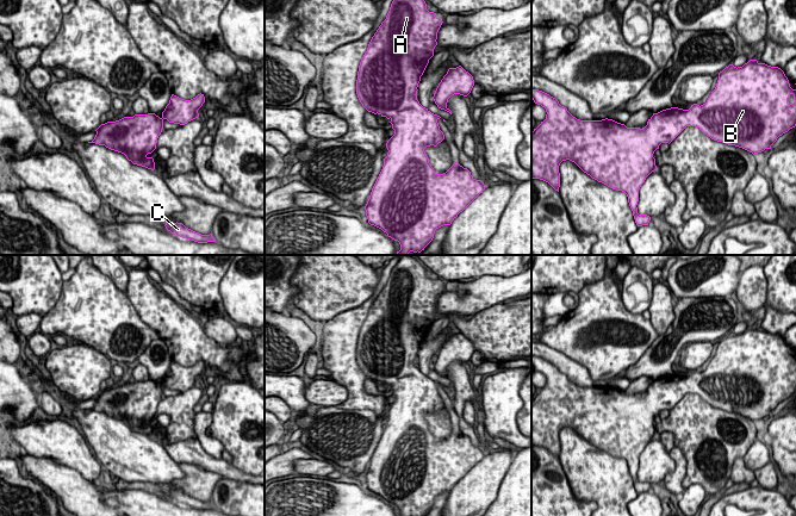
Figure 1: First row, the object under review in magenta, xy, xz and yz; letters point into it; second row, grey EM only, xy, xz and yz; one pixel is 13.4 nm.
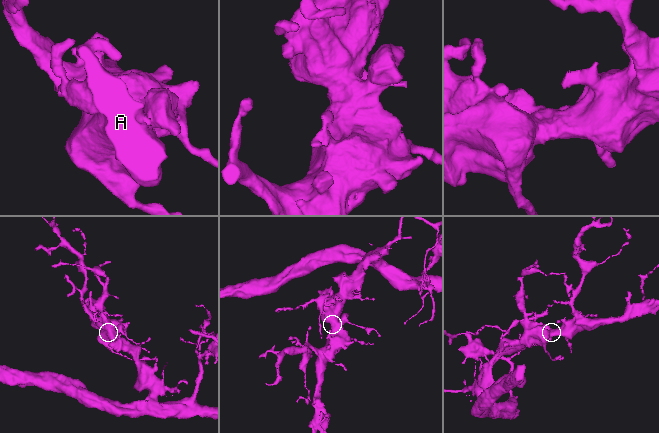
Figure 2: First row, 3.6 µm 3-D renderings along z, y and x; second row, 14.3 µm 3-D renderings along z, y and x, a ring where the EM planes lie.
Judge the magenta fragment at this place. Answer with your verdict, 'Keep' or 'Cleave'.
Keep

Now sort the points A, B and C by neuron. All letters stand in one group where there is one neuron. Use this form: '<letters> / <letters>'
A B C

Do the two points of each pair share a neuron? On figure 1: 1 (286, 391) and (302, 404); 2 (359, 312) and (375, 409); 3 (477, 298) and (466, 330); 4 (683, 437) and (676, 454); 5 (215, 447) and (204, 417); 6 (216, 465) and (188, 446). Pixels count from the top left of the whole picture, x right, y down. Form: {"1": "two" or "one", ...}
{"1": "one", "2": "one", "3": "two", "4": "two", "5": "one", "6": "one"}

